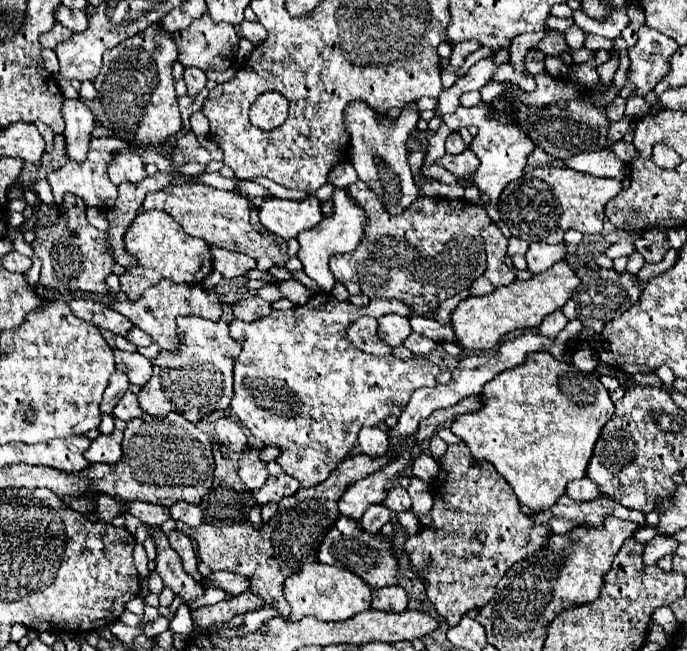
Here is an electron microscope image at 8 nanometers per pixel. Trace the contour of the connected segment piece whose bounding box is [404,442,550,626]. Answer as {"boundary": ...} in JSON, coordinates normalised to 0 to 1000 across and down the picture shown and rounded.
{"boundary":[[[667,679],[652,685],[638,713],[640,728],[629,740],[629,805],[623,811],[614,811],[606,823],[597,823],[588,836],[588,848],[594,851],[597,873],[620,897],[620,916],[635,931],[638,946],[646,949],[652,962],[664,962],[664,955],[681,937],[702,934],[705,928],[710,928],[710,922],[722,909],[722,897],[734,888],[745,866],[763,860],[766,854],[795,839],[801,811],[795,805],[777,808],[777,802],[757,783],[751,759],[745,756],[739,740],[722,725],[722,719],[713,710],[690,707],[678,682]]]}

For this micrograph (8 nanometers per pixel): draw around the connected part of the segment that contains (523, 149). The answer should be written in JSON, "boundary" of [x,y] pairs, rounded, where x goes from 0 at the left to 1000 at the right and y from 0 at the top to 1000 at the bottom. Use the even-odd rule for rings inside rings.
{"boundary":[[[710,160],[710,178],[707,178],[707,187],[702,194],[693,194],[696,197],[696,209],[687,215],[684,221],[684,230],[696,240],[699,246],[699,258],[693,264],[693,276],[690,276],[690,286],[710,298],[716,313],[725,310],[725,301],[731,298],[731,292],[745,280],[745,276],[754,276],[760,267],[763,267],[763,258],[766,258],[766,243],[769,237],[780,227],[777,218],[751,194],[751,190],[728,190],[725,184],[725,166],[719,160]]]}

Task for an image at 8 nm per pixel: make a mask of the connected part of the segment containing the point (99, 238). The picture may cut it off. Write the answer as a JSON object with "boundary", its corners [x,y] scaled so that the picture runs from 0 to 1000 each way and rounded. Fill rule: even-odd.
{"boundary":[[[99,301],[99,326],[90,326],[90,338],[84,341],[84,344],[79,344],[79,347],[73,347],[73,350],[58,350],[55,353],[55,366],[52,366],[52,372],[47,375],[52,375],[52,390],[64,399],[64,412],[61,412],[61,421],[58,421],[58,439],[61,442],[67,442],[67,445],[76,445],[76,449],[87,449],[87,452],[111,452],[111,455],[134,455],[134,458],[154,458],[154,455],[160,455],[160,445],[157,445],[157,439],[154,439],[154,433],[151,433],[151,427],[160,421],[160,412],[163,412],[163,406],[166,406],[166,399],[163,399],[163,393],[154,387],[154,356],[148,356],[148,353],[140,353],[140,350],[134,350],[131,344],[128,344],[128,338],[125,338],[125,320],[122,320],[122,310],[119,307],[111,307],[111,301]]]}

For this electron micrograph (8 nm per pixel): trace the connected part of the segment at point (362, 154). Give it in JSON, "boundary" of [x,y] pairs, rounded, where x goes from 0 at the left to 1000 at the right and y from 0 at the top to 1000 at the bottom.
{"boundary":[[[524,157],[509,160],[504,166],[504,190],[507,200],[512,203],[512,215],[509,215],[512,252],[524,276],[536,283],[536,289],[550,301],[562,326],[568,326],[571,332],[585,329],[614,301],[603,283],[591,237],[591,215],[603,203],[608,184],[611,184],[611,172],[606,166],[606,157],[594,157],[579,184],[568,184],[562,178],[556,178],[556,184],[547,184],[547,172],[541,172],[536,160],[524,160]]]}

